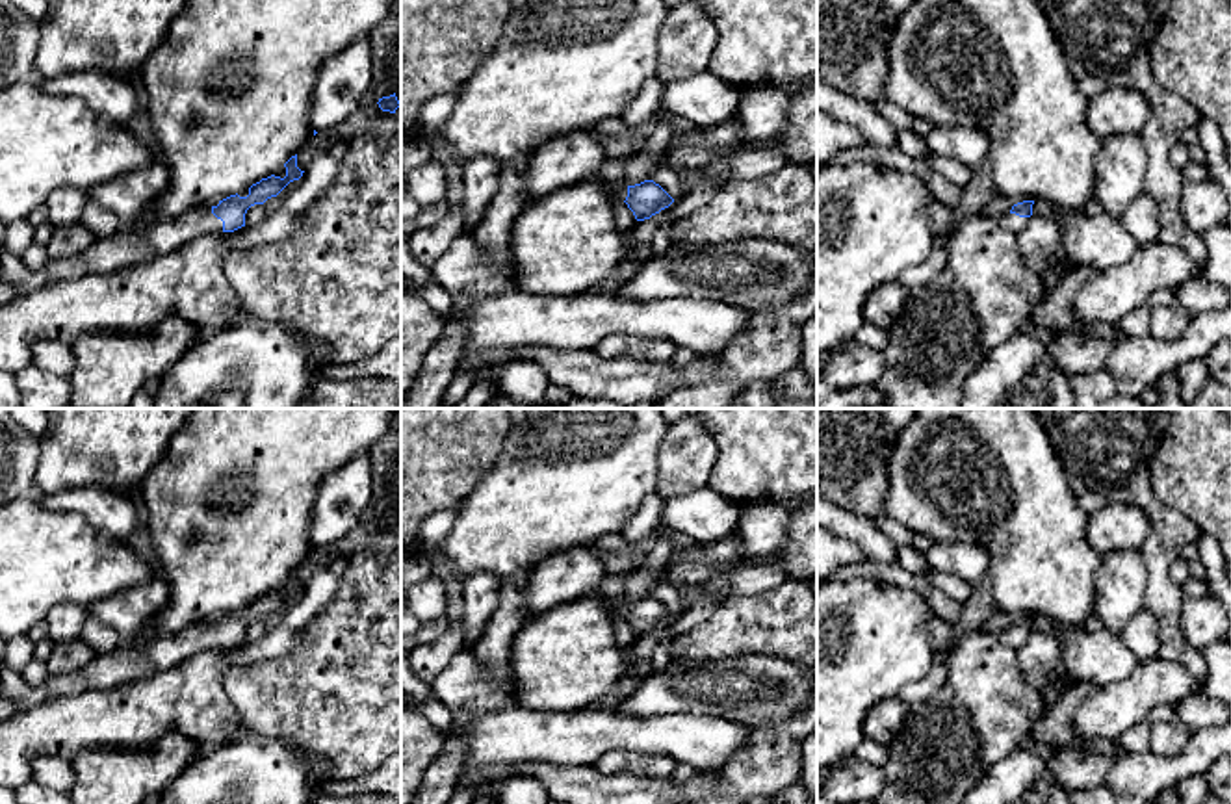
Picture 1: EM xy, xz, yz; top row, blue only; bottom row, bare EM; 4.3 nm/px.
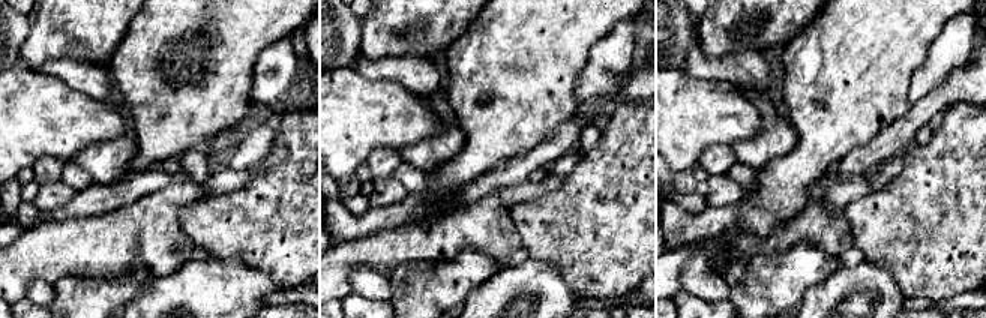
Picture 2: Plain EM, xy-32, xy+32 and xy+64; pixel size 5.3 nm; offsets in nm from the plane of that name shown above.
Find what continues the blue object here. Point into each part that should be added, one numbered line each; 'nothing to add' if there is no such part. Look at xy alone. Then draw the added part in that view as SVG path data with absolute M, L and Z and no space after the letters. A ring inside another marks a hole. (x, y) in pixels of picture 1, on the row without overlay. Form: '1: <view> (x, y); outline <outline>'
1: xy (130, 661); outline M208 620L150 642L123 644L110 654L97 655L78 672L50 676L41 687L28 685L19 672L0 663L0 698L26 711L56 696L130 683L214 648L223 648L223 637L212 629Z

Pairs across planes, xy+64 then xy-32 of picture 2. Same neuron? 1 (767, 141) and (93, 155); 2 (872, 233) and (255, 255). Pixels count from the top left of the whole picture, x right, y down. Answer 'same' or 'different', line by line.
1: same
2: same

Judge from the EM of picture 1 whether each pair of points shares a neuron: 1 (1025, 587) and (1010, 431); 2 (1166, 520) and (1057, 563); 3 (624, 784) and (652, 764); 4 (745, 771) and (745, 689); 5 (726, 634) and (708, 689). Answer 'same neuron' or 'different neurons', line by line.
1: same neuron
2: different neurons
3: different neurons
4: different neurons
5: different neurons

